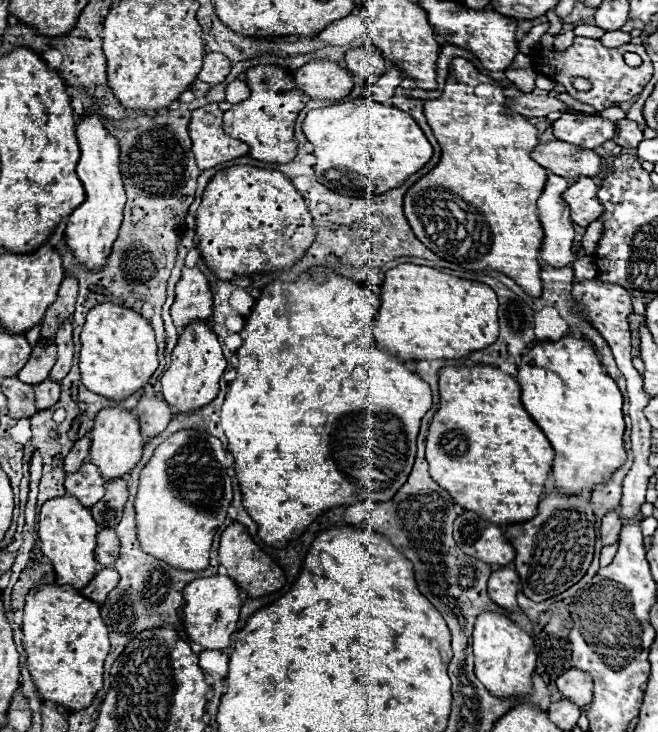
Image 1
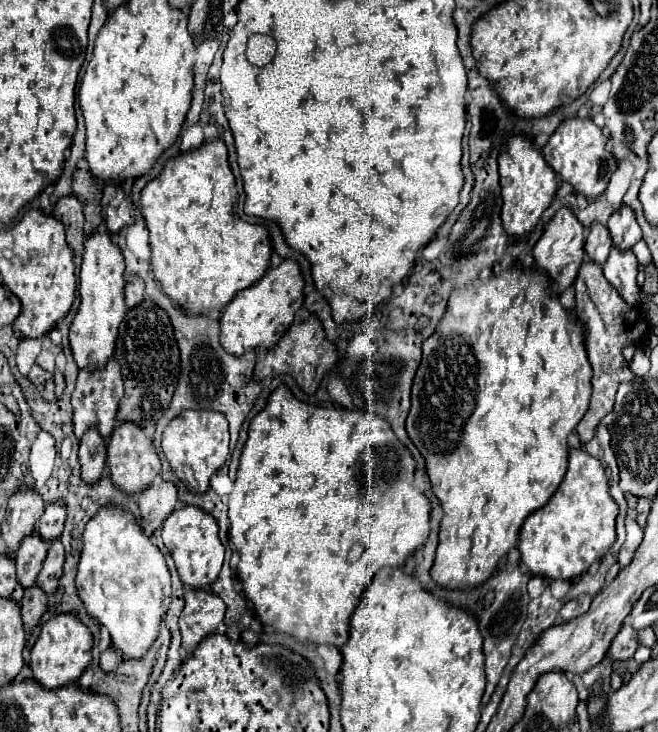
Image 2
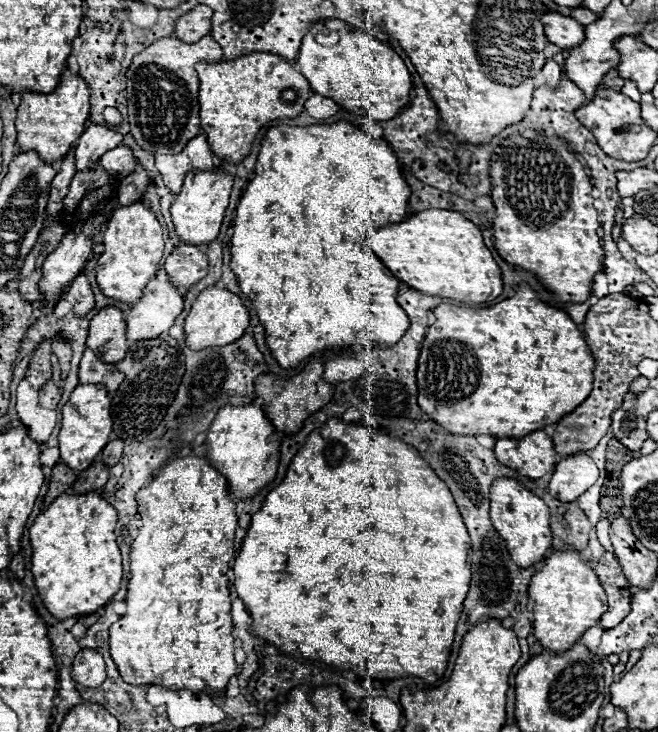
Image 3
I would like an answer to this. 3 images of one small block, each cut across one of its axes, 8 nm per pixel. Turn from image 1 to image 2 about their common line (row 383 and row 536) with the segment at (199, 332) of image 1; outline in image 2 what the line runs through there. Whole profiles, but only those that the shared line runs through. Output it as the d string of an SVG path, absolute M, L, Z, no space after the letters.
M190 504L176 508L164 520L162 540L164 540L166 548L170 550L174 562L176 562L180 580L184 584L188 584L192 588L204 588L204 586L210 586L218 578L218 572L224 562L224 546L218 538L218 522L212 516L206 516L206 512L202 512L202 508L194 508Z

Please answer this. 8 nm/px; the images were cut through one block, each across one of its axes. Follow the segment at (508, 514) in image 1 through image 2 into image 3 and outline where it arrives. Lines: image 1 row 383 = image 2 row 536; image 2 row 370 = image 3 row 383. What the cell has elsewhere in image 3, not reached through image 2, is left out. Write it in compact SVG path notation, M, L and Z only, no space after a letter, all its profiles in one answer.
M526 284L518 286L518 292L504 300L498 302L490 308L480 308L480 310L472 310L472 308L458 308L452 304L440 304L434 310L436 322L428 328L426 340L422 342L420 348L420 358L418 358L418 370L416 370L416 380L418 380L418 404L422 408L424 414L430 416L432 422L440 424L442 428L446 428L450 434L456 436L480 436L480 434L488 434L494 438L524 438L528 434L532 434L534 430L542 430L548 424L558 422L558 418L562 418L562 414L568 414L570 410L574 410L574 406L578 406L578 402L584 402L592 390L592 370L594 370L594 358L590 354L588 344L584 342L578 326L570 320L570 316L564 310L556 310L552 306L546 306L544 302L540 302L534 294L532 288L528 288Z

